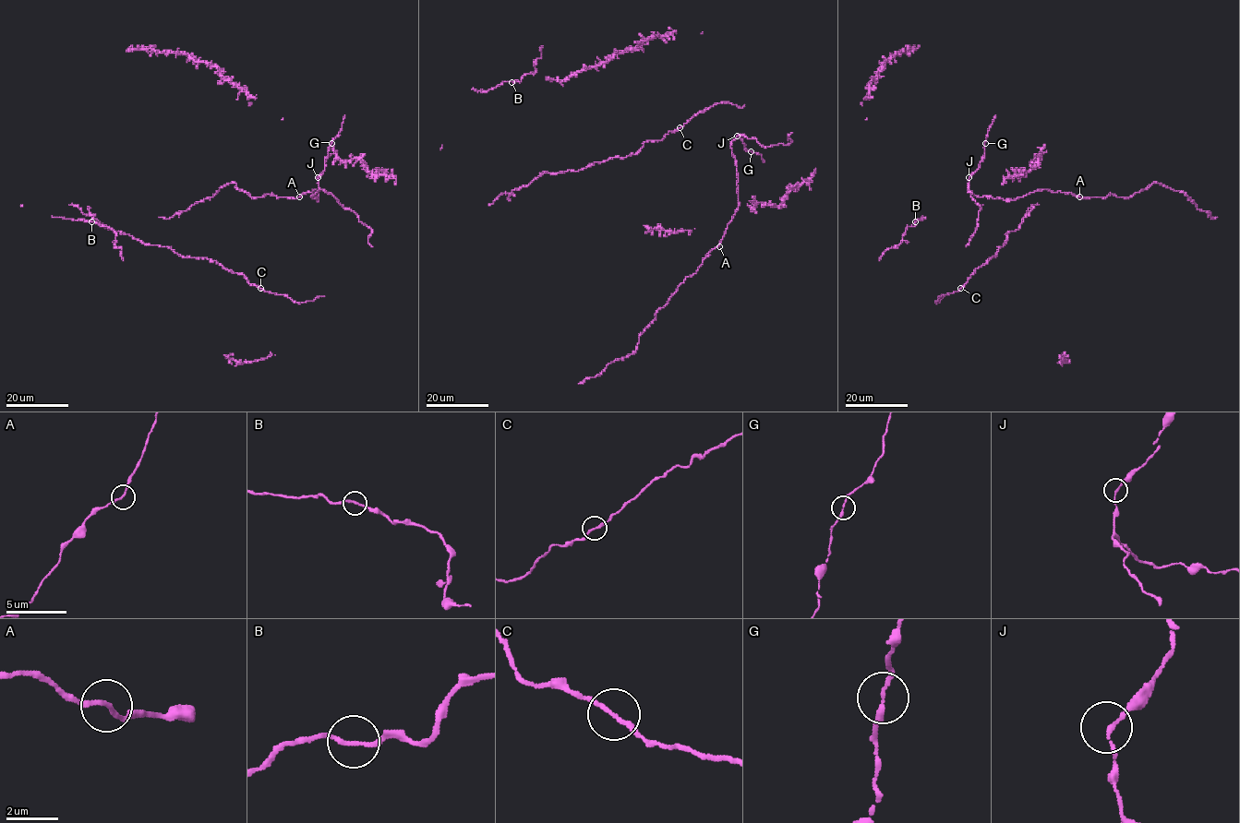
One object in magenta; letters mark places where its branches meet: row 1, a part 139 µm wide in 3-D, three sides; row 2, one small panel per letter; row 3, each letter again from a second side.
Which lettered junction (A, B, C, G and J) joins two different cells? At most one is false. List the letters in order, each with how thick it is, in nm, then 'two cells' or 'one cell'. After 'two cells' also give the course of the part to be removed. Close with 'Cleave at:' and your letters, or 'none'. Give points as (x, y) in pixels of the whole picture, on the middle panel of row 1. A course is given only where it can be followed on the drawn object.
A: 160 nm thick; one cell
B: 160 nm thick; one cell
C: 160 nm thick; one cell
G: 180 nm thick; one cell
J: 150 nm thick; one cell
Cleave at: none

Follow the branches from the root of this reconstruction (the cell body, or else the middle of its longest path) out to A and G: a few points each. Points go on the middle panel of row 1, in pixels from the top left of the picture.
A: (737, 136), (730, 149), (738, 175), (739, 206), (719, 246)
G: (737, 136), (751, 151)

